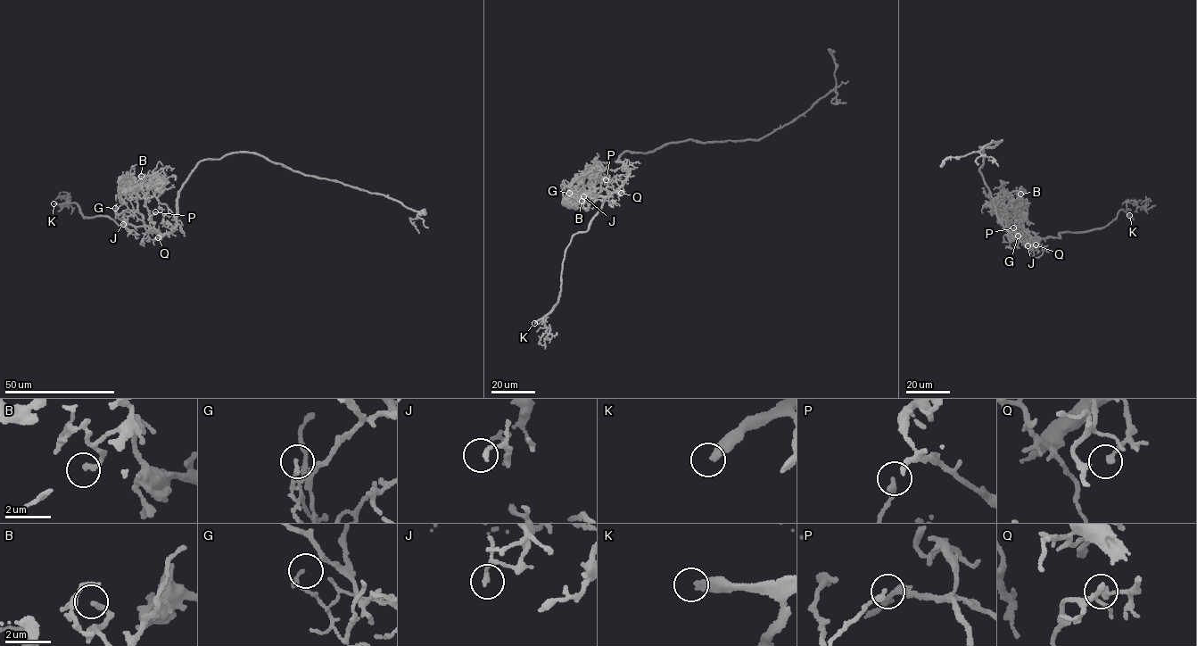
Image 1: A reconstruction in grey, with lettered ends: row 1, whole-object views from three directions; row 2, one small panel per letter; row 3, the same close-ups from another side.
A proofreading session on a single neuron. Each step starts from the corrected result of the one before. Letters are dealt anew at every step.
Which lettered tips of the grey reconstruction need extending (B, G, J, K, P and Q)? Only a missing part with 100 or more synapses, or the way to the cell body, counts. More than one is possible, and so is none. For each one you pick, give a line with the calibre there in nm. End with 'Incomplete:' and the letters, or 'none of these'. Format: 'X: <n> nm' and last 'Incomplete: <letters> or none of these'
K: 340 nm
Incomplete: K

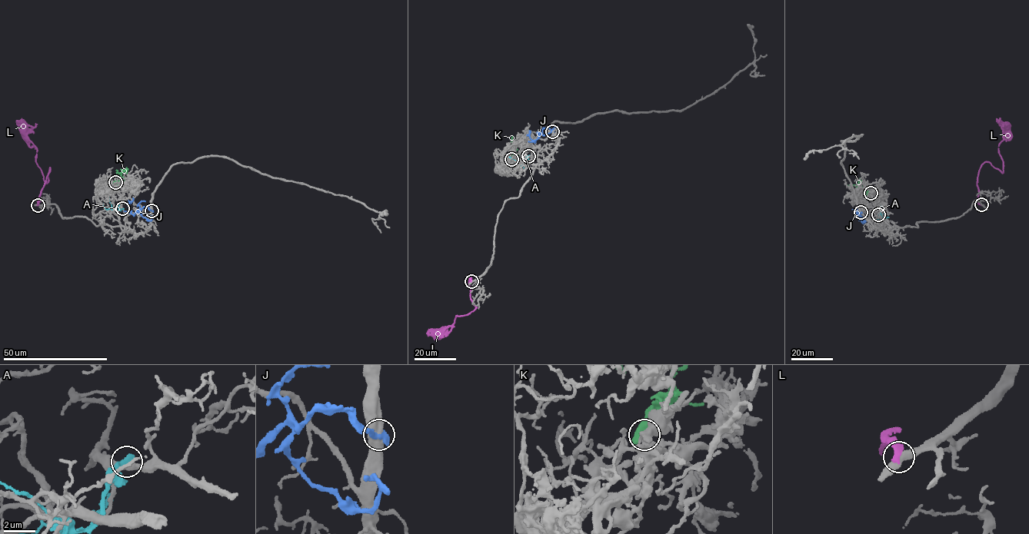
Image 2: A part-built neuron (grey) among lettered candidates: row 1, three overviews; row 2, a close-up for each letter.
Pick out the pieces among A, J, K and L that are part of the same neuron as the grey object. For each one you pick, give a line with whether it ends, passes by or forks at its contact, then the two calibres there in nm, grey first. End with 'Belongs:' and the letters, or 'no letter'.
K: it ends there; 300 nm thick on the grey side, 700 nm on the other
Belongs: K

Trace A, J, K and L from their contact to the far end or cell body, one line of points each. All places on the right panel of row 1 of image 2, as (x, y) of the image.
A: (878, 214), (886, 217), (878, 220), (874, 217)
J: (860, 212), (854, 213), (865, 221), (851, 209)
K: (870, 192), (854, 185), (848, 185)
L: (981, 205), (977, 184), (981, 166), (989, 162), (1003, 170), (998, 144), (1002, 123), (996, 118)

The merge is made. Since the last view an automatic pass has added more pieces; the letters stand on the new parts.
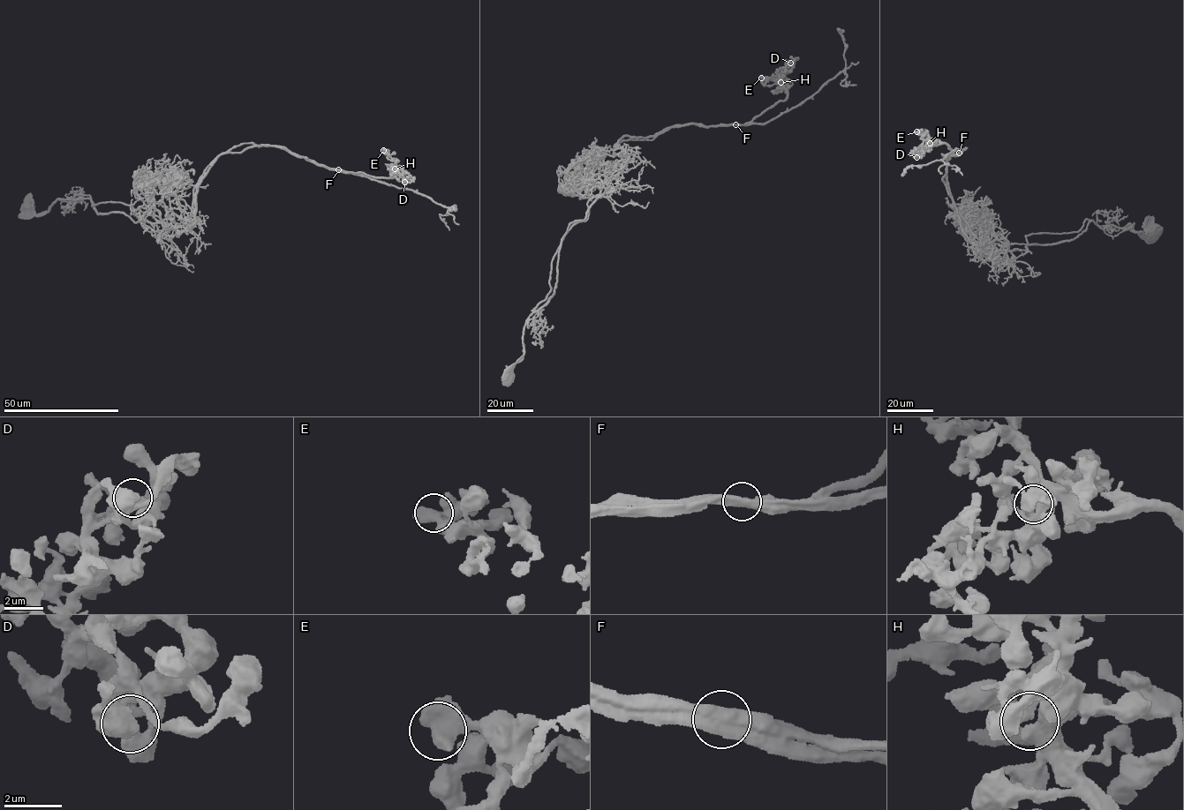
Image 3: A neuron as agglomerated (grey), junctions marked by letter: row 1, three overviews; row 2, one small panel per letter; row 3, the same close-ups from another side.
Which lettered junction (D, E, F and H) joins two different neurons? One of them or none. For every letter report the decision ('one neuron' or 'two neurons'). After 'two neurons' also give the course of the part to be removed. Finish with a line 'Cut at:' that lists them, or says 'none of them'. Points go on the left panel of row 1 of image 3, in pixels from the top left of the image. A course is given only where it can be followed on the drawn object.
D: one neuron
E: one neuron
F: two neurons; course (338, 169), (279, 146), (241, 143), (206, 168), (184, 219), (140, 218), (123, 202), (71, 198)
H: one neuron
Cut at: F

